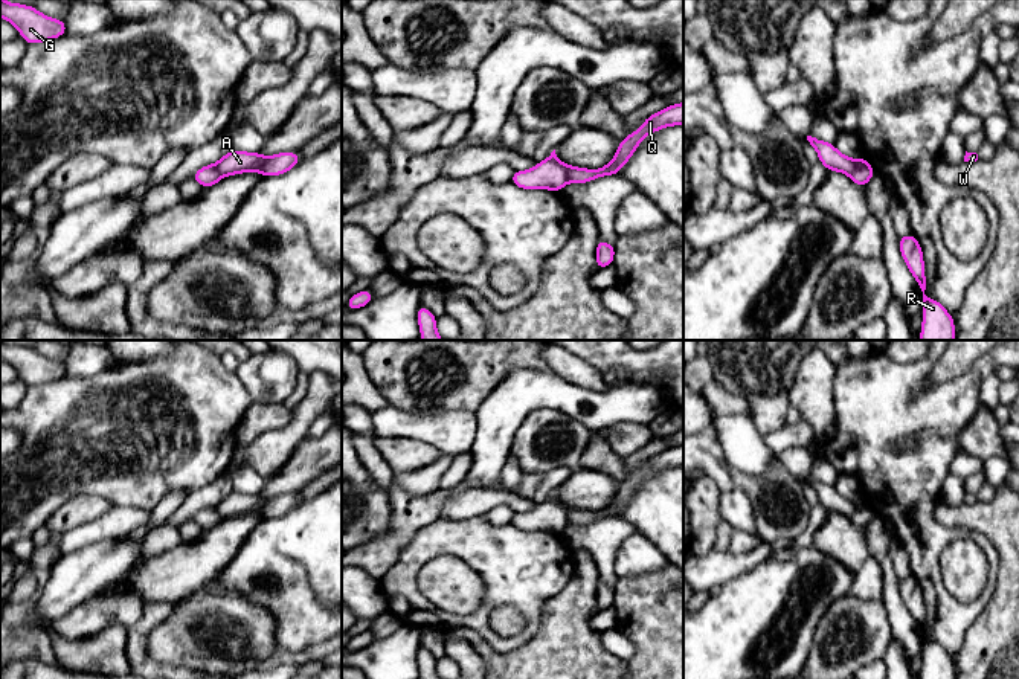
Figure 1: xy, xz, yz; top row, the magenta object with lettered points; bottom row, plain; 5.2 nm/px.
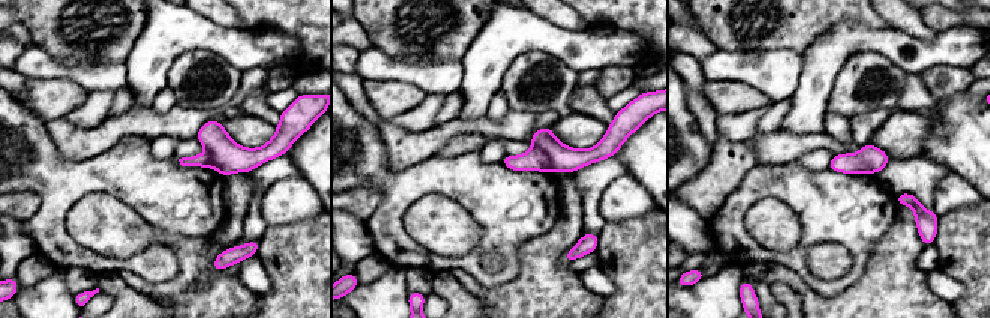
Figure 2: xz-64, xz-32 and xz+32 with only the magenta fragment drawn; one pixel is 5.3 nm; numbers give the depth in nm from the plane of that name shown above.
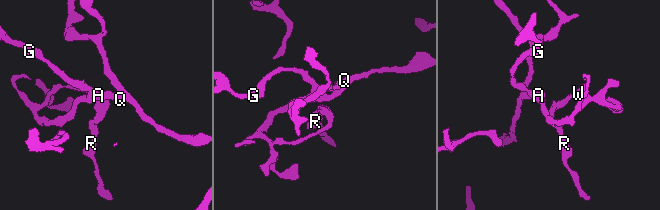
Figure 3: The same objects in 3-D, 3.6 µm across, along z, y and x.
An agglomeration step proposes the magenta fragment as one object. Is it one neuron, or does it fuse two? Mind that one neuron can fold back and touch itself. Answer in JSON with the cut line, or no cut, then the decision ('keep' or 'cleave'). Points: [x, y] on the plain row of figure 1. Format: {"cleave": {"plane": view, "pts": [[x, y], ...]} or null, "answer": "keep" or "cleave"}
{"cleave": {"plane": "xz", "pts": [[549, 498], [563, 508], [568, 522]]}, "answer": "cleave"}

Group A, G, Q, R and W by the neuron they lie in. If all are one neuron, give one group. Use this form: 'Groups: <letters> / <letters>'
Groups: A G Q / R W

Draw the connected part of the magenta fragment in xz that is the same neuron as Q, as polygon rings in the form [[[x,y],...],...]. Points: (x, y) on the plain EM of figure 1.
[[[683,444],[673,446],[648,458],[635,475],[619,484],[619,490],[612,504],[600,511],[577,510],[560,504],[566,511],[567,523],[587,525],[598,519],[616,517],[618,513],[630,502],[633,493],[645,478],[670,467],[683,467]]]

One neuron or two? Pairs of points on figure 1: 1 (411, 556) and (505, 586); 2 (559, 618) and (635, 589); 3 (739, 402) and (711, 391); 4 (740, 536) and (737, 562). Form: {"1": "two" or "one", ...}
{"1": "one", "2": "two", "3": "one", "4": "two"}

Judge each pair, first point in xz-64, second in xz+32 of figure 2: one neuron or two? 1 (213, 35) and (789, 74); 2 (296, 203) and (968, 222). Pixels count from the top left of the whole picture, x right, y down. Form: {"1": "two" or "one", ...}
{"1": "two", "2": "two"}

